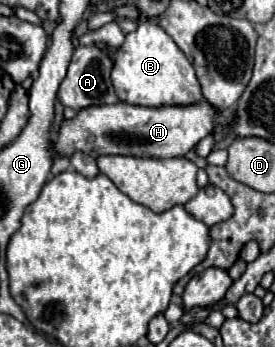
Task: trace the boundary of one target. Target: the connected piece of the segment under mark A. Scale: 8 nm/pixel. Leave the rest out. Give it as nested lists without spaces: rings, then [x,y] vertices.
[[[77,46],[73,52],[73,62],[69,64],[67,76],[59,88],[59,102],[67,108],[73,108],[75,112],[99,104],[117,104],[119,98],[113,90],[109,76],[111,68],[113,68],[113,60],[107,56],[103,46]]]

